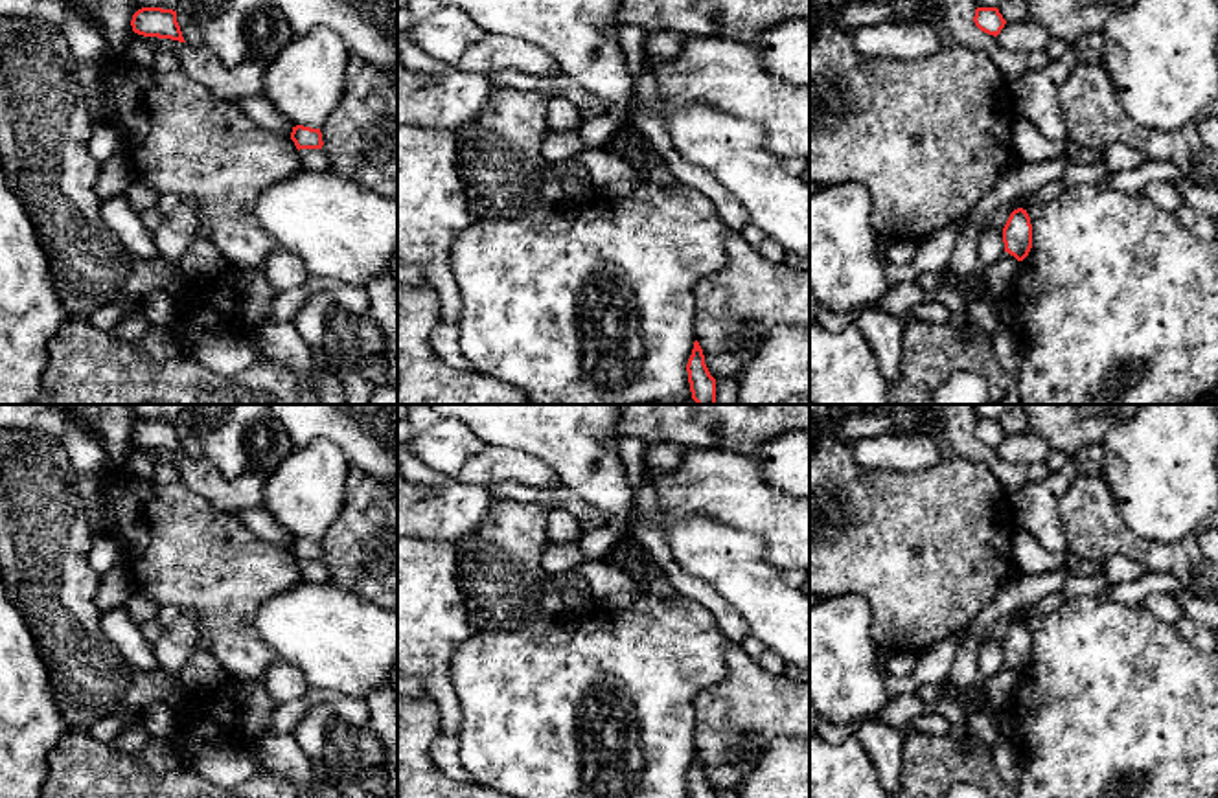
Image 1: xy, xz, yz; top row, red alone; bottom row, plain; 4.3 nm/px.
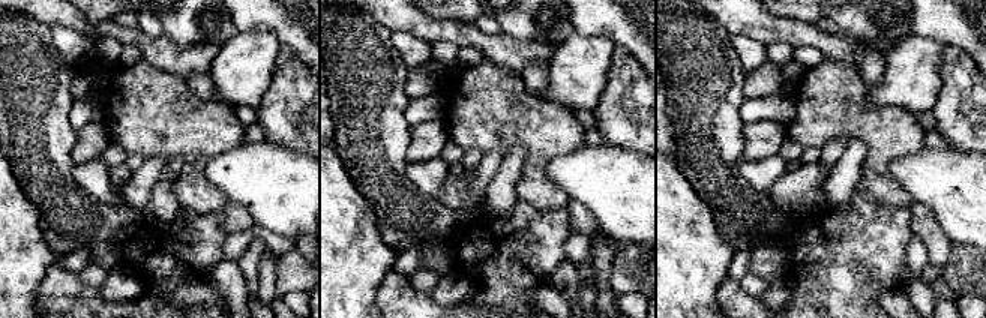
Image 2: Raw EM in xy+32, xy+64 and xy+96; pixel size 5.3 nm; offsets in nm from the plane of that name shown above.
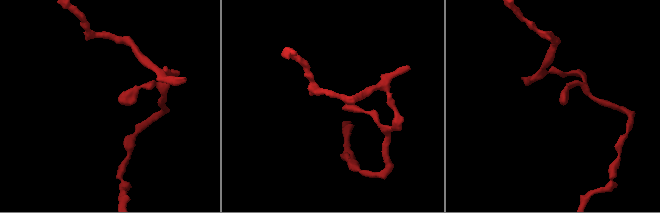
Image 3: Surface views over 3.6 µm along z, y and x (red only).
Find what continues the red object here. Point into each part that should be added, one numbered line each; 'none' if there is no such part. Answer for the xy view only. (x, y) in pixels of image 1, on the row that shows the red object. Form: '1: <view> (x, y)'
none

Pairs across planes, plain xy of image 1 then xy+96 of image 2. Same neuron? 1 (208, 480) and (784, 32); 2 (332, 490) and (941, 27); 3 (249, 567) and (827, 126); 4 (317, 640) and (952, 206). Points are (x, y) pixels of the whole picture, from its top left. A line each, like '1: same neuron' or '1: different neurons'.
1: same neuron
2: different neurons
3: same neuron
4: same neuron

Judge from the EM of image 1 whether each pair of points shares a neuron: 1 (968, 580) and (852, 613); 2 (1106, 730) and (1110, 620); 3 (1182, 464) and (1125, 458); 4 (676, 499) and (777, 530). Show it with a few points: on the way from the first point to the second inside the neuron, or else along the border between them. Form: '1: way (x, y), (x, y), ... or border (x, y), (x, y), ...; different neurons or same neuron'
1: border (830, 596), (860, 596), (869, 605), (880, 649); different neurons
2: way (1110, 703), (1110, 648); same neuron
3: way (1167, 464), (1139, 458); same neuron
4: way (701, 499), (742, 499), (751, 504); same neuron

